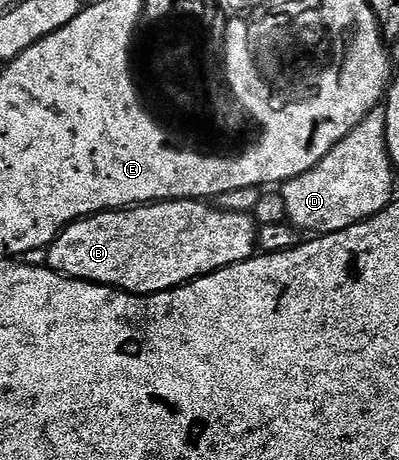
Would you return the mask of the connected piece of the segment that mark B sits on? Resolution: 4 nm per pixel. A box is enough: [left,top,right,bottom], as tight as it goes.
[46,199,258,295]

